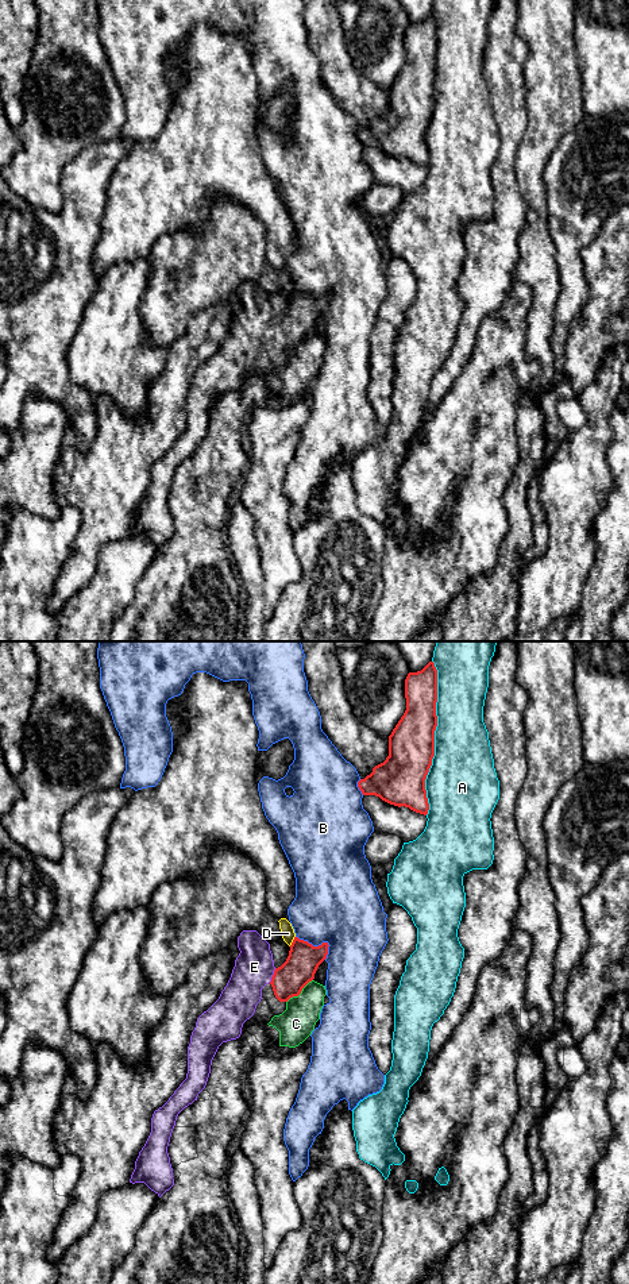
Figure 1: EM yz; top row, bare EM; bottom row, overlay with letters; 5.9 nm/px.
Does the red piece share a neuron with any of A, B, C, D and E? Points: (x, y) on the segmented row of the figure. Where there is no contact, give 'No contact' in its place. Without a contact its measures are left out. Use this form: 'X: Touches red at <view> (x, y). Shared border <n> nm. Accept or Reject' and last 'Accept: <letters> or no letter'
A: Touches red at yz (433, 737). Shared border 900 nm. Reject
B: Touches red at yz (319, 945). Shared border 240 nm. Reject
C: Touches red at yz (300, 993). Shared border 220 nm. Reject
D: Touches red at yz (293, 941). Shared border 70 nm. Reject
E: Touches red at yz (273, 975). Shared border 100 nm. Accept
Accept: E

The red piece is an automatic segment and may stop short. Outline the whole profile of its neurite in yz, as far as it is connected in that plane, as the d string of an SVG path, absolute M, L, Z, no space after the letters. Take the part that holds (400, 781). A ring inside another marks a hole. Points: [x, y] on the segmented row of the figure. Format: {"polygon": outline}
{"polygon": "M429 662L405 679L406 710L389 736L389 756L358 782L363 795L428 814L425 779L435 756L437 670Z"}

